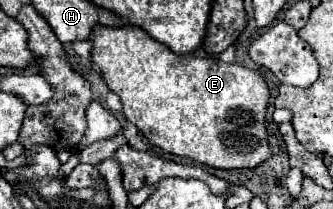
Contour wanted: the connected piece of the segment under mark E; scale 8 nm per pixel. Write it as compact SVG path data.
M95 26L89 40L93 42L91 58L95 64L99 64L107 86L121 98L125 118L133 122L153 146L161 148L163 152L185 156L221 170L255 168L271 158L265 128L269 88L255 70L249 70L241 64L225 64L219 58L203 58L197 54L177 56L165 44L153 40L137 26Z

